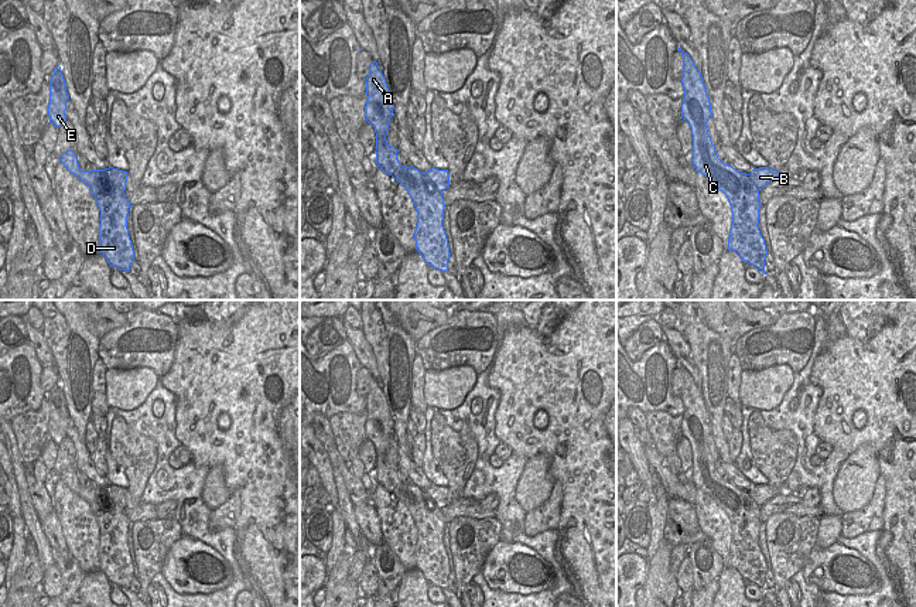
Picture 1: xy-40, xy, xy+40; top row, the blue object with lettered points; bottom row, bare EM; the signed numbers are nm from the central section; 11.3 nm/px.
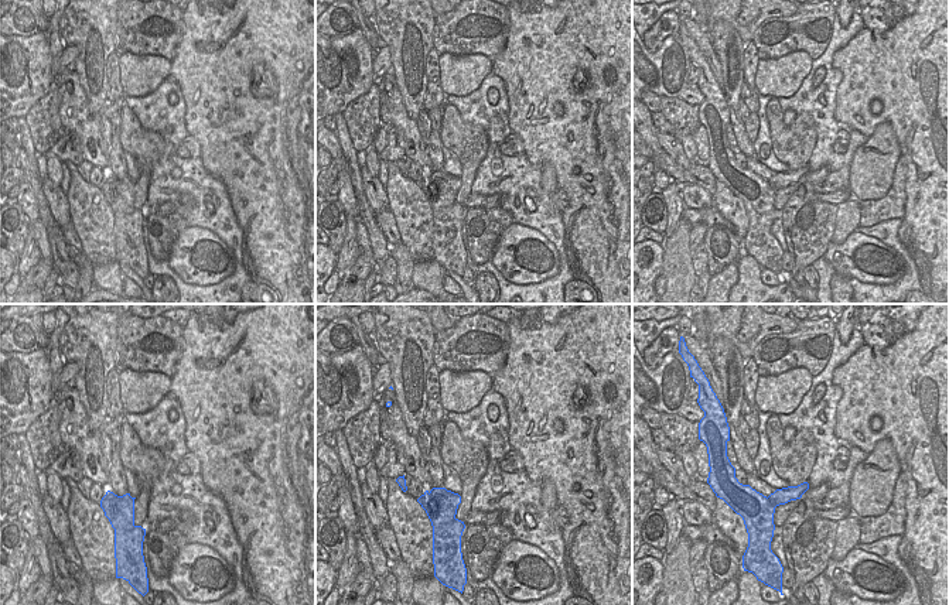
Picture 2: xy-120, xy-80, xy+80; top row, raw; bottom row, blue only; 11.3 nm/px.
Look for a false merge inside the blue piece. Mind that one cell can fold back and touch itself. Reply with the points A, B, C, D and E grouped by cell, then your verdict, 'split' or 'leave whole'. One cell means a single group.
A C D E / B | split

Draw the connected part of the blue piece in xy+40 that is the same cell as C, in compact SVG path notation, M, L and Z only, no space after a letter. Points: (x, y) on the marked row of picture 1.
M677 45L677 51L680 51L683 57L683 76L680 79L684 88L681 119L690 125L691 134L693 134L691 164L694 166L697 173L701 173L703 175L710 178L714 184L748 183L752 185L749 191L745 192L745 198L746 198L745 208L741 211L738 209L738 207L731 209L732 225L731 225L729 238L728 238L728 248L729 248L728 250L735 252L742 259L742 262L748 262L751 266L755 266L763 274L768 274L765 272L765 259L766 259L768 250L766 250L765 239L762 238L759 226L758 226L759 209L762 207L759 202L761 190L751 181L748 174L735 170L729 164L724 164L718 158L715 146L712 144L711 137L708 134L708 129L707 129L707 122L712 117L712 112L711 112L710 98L708 98L708 93L704 85L704 81L701 78L701 72L695 68L690 55L681 51L679 45Z

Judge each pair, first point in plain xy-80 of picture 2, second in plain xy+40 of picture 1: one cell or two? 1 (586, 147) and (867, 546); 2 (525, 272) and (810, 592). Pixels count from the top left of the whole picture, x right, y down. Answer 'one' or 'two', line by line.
1: two
2: two

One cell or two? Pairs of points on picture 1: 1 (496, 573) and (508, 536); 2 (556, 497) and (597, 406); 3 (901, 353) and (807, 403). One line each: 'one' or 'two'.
1: two
2: two
3: two

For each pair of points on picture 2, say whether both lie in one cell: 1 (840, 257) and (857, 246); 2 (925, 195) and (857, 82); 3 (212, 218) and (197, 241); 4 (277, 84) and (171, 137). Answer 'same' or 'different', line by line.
1: same
2: same
3: different
4: different

